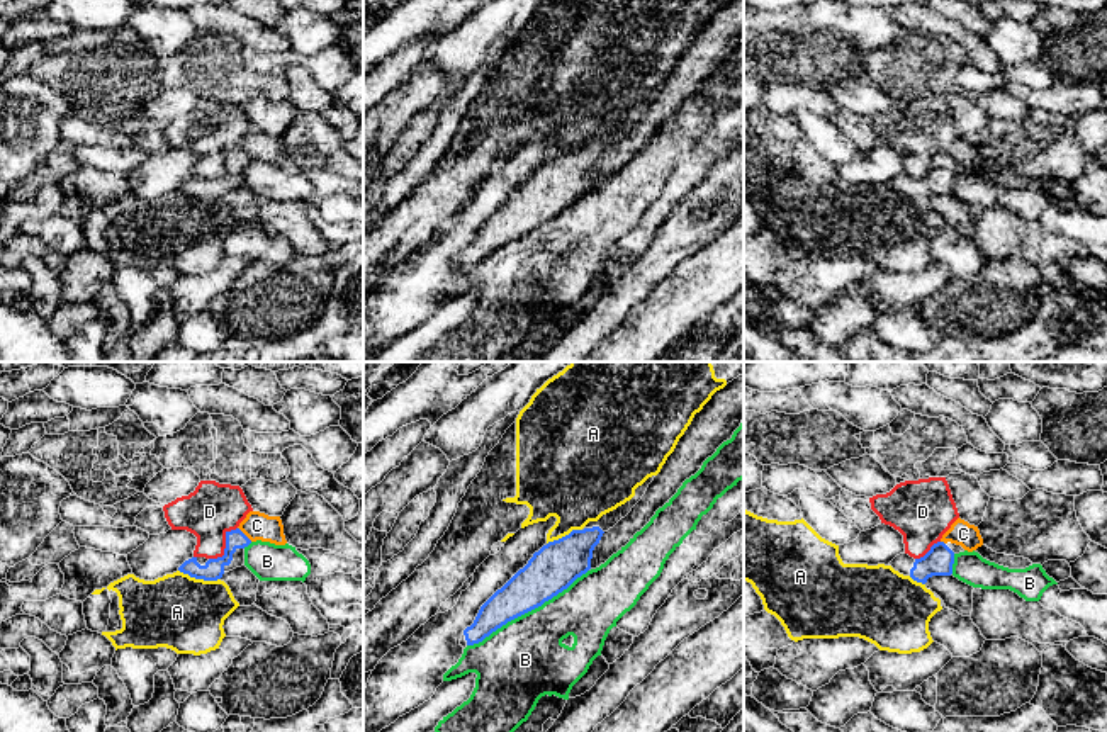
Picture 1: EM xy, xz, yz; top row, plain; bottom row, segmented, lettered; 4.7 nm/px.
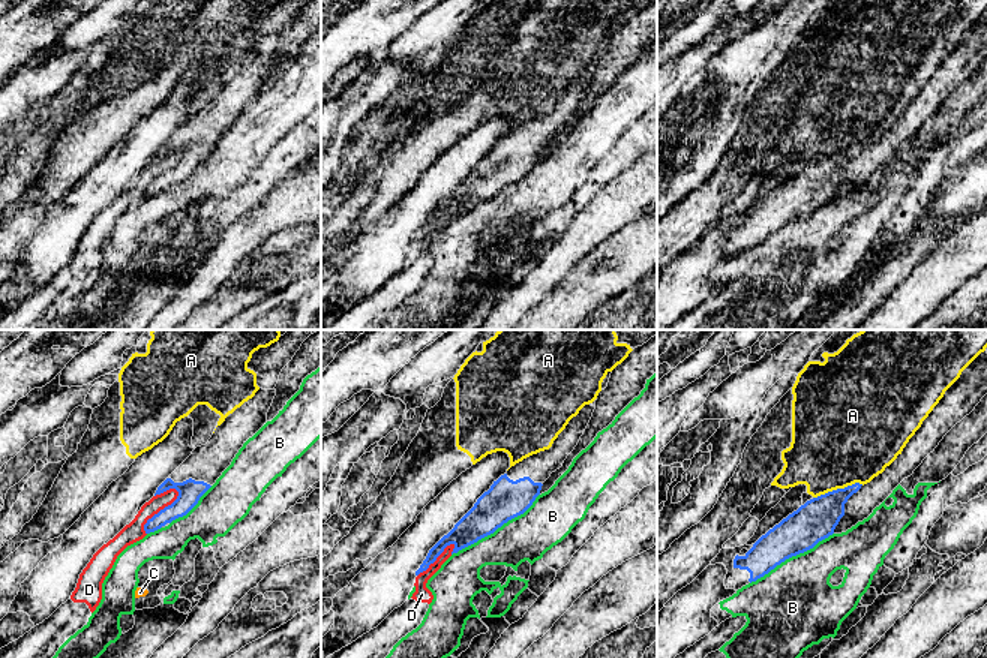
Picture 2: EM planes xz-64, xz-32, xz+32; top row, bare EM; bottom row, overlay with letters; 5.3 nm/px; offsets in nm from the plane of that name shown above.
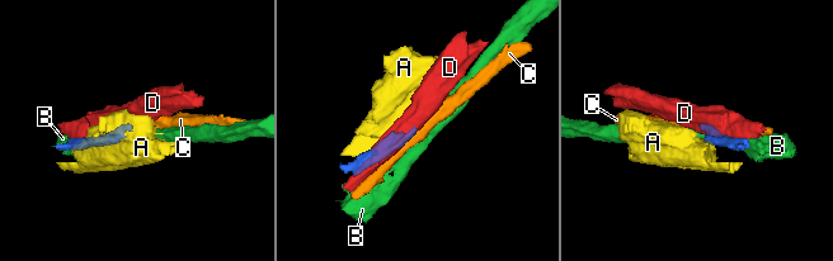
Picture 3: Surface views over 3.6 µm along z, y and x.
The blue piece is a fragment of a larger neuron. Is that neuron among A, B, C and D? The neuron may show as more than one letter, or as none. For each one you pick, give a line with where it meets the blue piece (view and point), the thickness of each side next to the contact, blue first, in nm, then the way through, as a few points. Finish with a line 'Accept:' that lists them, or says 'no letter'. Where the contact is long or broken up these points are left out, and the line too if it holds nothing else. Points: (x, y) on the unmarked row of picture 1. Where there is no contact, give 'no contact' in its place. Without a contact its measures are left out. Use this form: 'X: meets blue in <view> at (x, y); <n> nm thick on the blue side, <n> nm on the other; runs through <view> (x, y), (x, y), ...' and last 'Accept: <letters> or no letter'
Accept: no letter

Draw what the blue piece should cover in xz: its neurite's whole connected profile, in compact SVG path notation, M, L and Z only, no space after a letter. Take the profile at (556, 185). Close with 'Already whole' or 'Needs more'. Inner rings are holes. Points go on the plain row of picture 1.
M654 97L638 105L635 115L625 124L535 172L528 183L480 226L474 243L464 250L467 265L482 262L508 241L542 226L586 194L603 153L632 131Z. Needs more

